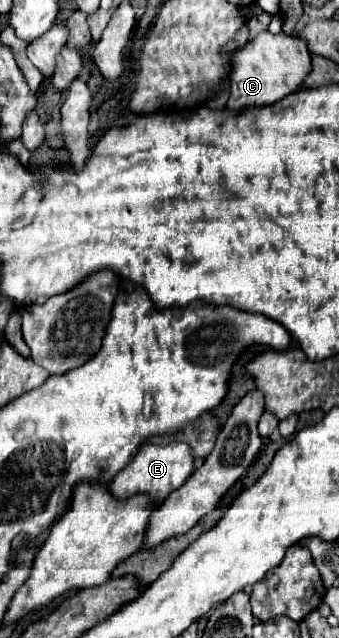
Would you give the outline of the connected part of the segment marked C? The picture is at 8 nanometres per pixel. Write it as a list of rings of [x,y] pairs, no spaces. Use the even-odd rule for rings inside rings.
[[[259,33],[245,47],[233,53],[233,75],[231,75],[231,95],[227,109],[241,111],[245,107],[265,107],[281,101],[299,89],[303,79],[311,71],[307,43],[285,33]]]

